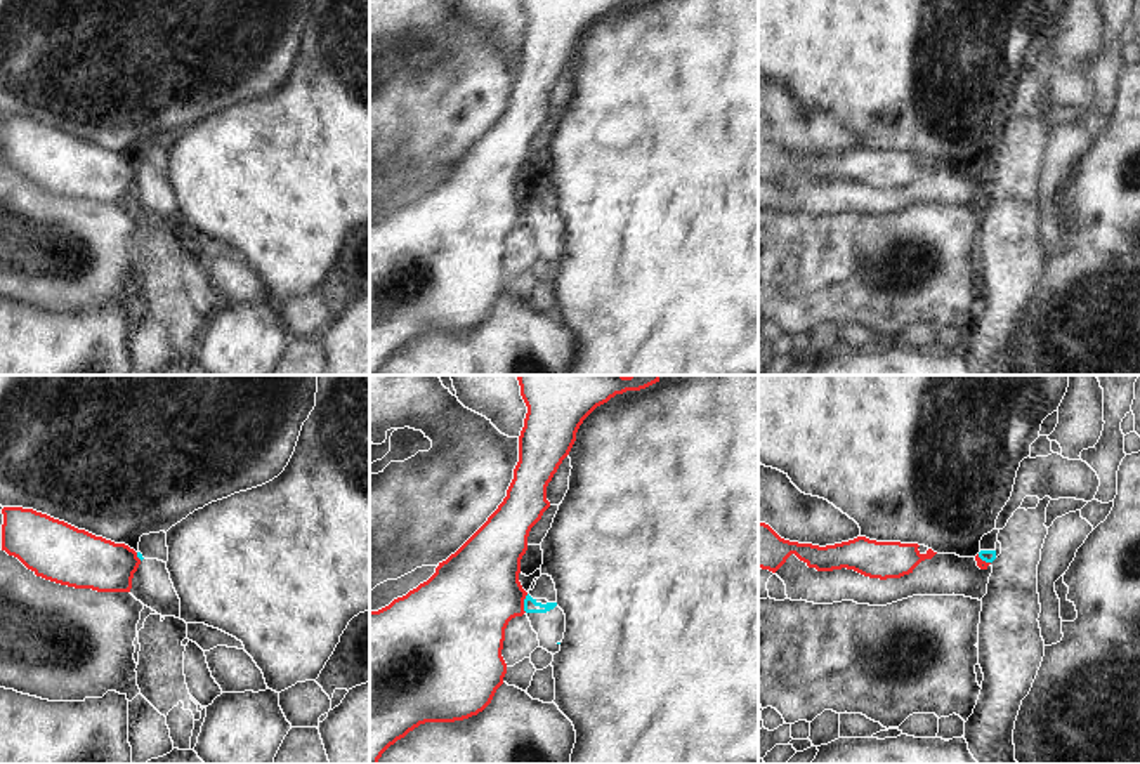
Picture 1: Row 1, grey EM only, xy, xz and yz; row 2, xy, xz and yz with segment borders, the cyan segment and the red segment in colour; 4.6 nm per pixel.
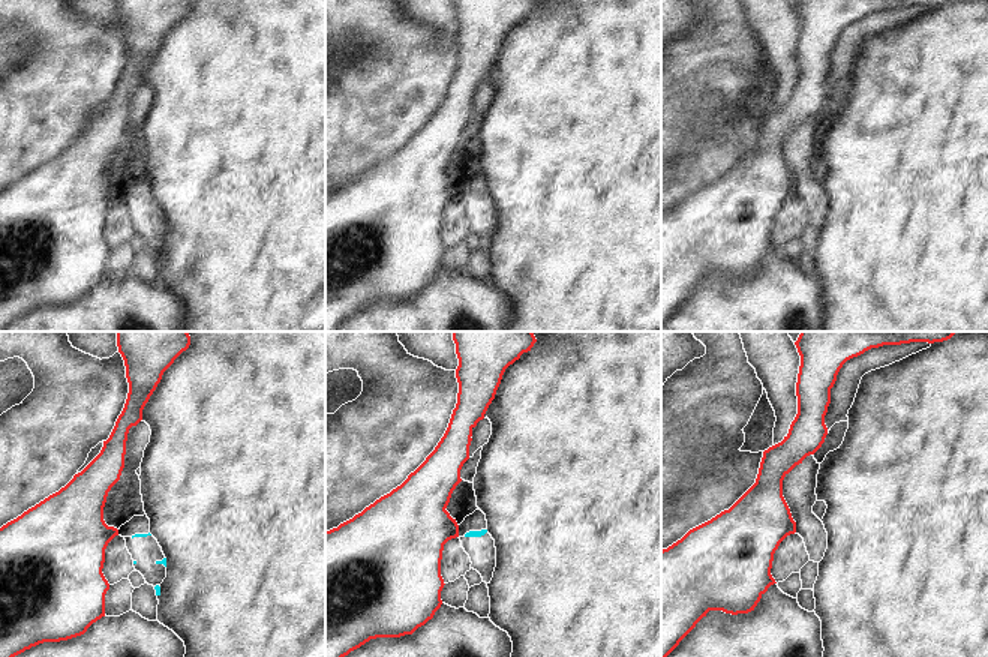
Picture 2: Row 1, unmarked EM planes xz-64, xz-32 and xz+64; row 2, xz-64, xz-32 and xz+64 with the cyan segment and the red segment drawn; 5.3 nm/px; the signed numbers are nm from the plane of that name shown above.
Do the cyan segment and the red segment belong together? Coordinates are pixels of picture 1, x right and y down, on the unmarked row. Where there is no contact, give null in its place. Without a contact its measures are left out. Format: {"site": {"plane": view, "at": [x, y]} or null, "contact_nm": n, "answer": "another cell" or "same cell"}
{"site": {"plane": "xz", "at": [524, 214]}, "contact_nm": 90, "answer": "another cell"}

